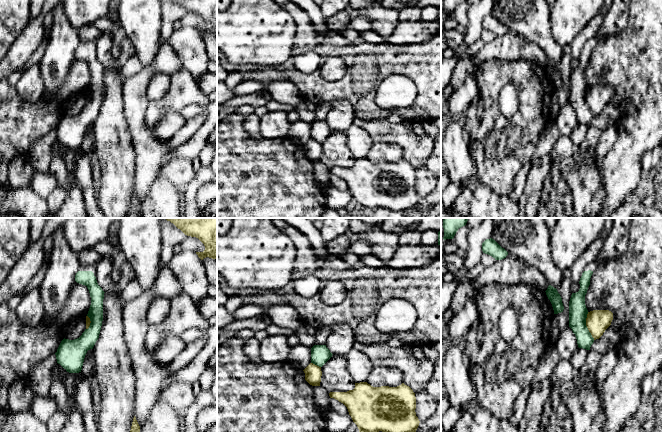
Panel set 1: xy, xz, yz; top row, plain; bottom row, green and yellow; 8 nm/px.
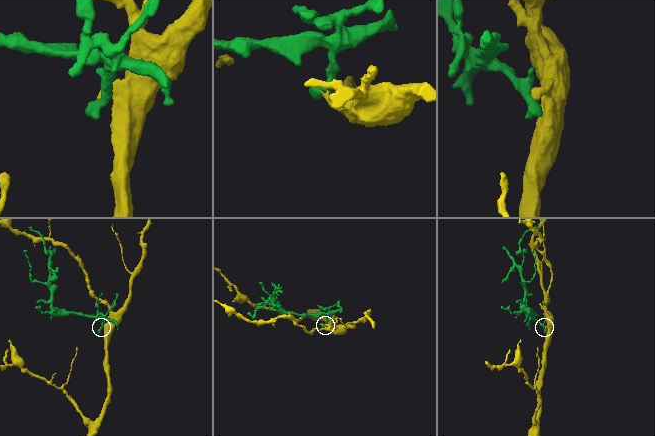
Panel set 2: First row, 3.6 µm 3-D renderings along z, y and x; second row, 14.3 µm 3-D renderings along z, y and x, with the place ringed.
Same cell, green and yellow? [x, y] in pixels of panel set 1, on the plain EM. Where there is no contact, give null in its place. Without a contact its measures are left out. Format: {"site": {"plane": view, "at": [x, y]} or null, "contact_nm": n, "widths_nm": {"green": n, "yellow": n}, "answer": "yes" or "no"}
{"site": {"plane": "yz", "at": [586, 102]}, "contact_nm": 240, "widths_nm": {"green": 150, "yellow": 190}, "answer": "no"}

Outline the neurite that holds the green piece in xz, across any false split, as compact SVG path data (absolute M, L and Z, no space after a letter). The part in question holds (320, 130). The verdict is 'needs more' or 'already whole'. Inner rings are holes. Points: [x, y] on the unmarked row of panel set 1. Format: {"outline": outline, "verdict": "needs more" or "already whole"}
{"outline": "M314 121L311 124L311 139L322 143L332 131L326 121Z", "verdict": "already whole"}

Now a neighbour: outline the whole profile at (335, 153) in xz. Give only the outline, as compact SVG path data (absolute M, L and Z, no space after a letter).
M332 131L321 143L320 162L327 168L347 168L355 164L355 158L347 146L345 132Z

